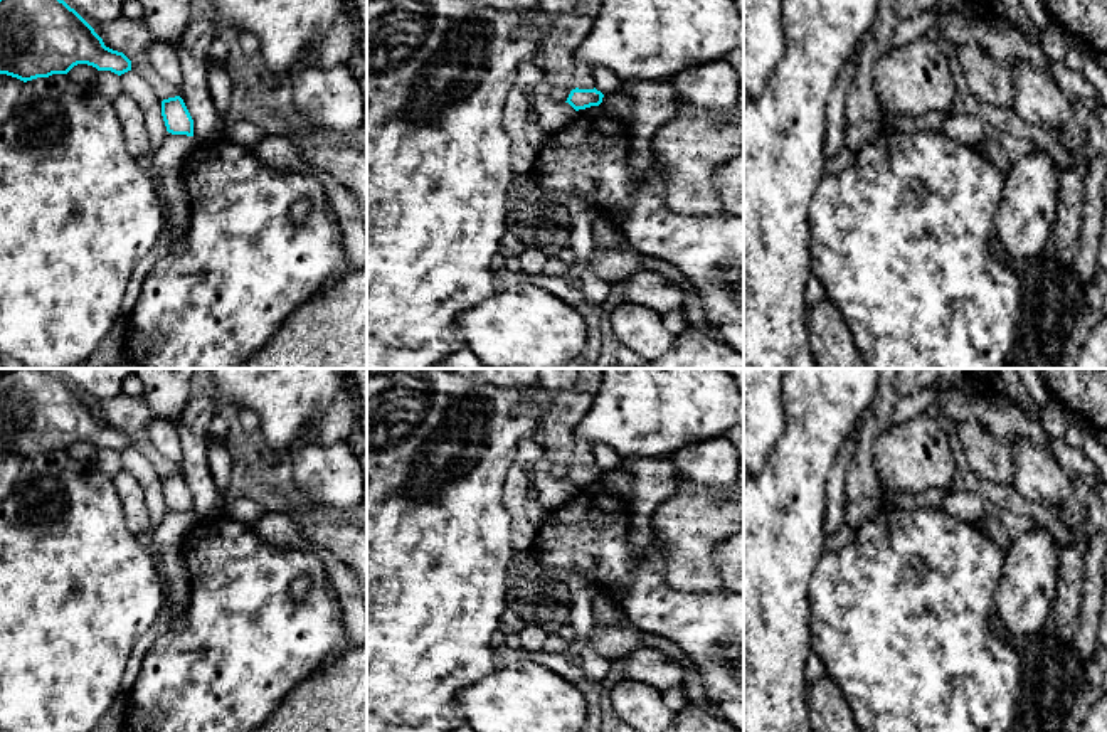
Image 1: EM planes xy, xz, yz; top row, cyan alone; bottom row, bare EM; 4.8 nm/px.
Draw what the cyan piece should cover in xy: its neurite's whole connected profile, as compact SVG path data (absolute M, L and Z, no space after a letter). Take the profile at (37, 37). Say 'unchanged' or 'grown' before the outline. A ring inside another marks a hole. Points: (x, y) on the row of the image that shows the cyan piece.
unchanged; M0 0L0 74L24 82L87 64L118 76L131 61L104 45L64 0Z

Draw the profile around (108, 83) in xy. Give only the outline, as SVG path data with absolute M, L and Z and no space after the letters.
M99 71L94 84L99 93L109 101L114 101L119 94L123 94L121 79L111 71Z

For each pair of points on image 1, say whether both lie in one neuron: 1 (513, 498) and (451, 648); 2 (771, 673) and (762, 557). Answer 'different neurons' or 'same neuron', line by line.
1: different neurons
2: same neuron

